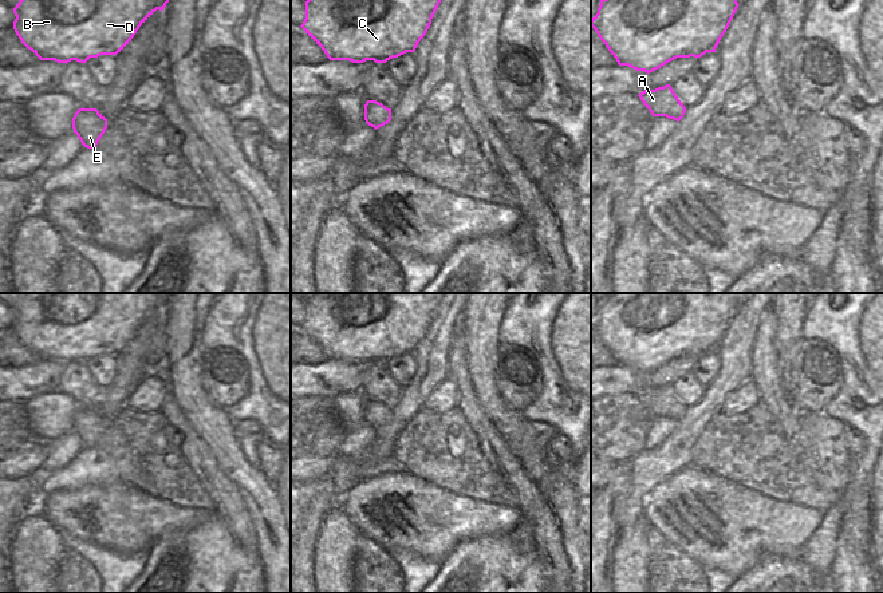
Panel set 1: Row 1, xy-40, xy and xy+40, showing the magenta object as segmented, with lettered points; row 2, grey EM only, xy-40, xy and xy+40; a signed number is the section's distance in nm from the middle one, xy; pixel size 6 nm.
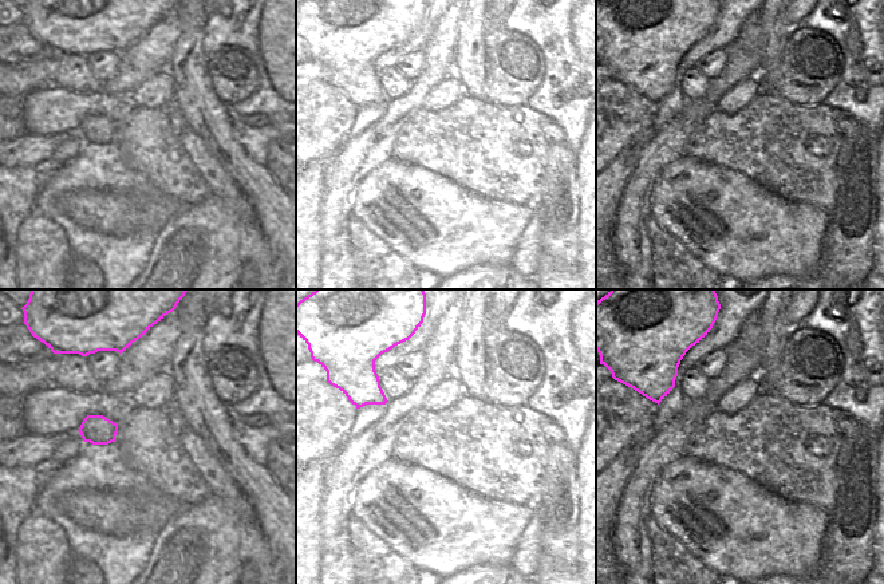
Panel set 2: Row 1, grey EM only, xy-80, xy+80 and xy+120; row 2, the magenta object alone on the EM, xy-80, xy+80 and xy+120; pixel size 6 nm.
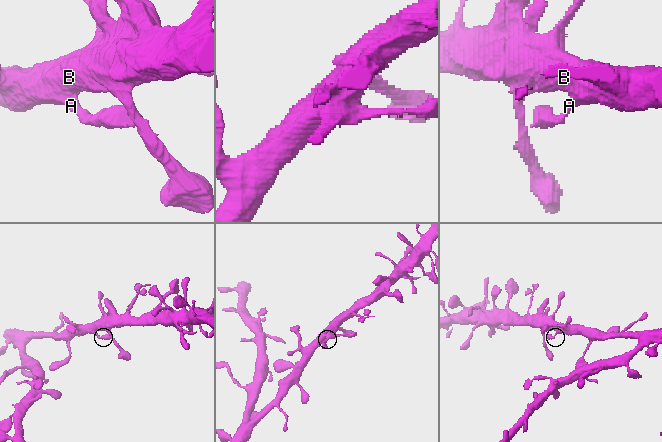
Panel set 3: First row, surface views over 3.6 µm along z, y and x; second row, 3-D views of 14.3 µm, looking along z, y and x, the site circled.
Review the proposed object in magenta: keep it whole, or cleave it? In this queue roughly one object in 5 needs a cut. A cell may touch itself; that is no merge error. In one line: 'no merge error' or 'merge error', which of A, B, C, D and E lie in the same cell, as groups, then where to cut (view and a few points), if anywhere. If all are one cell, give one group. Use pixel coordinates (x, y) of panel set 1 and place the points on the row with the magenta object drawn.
no merge error; groups A B C D E; cut none

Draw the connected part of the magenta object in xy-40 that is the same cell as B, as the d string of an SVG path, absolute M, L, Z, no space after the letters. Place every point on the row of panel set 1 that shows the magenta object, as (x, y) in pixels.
M20 0L13 8L13 29L40 60L86 63L90 58L117 55L139 27L169 0Z

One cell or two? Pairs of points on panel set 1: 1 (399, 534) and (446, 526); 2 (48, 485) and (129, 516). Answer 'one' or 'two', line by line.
1: one
2: two

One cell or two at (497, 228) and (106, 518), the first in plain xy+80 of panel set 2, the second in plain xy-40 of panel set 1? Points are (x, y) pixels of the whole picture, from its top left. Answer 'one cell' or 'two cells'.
one cell

